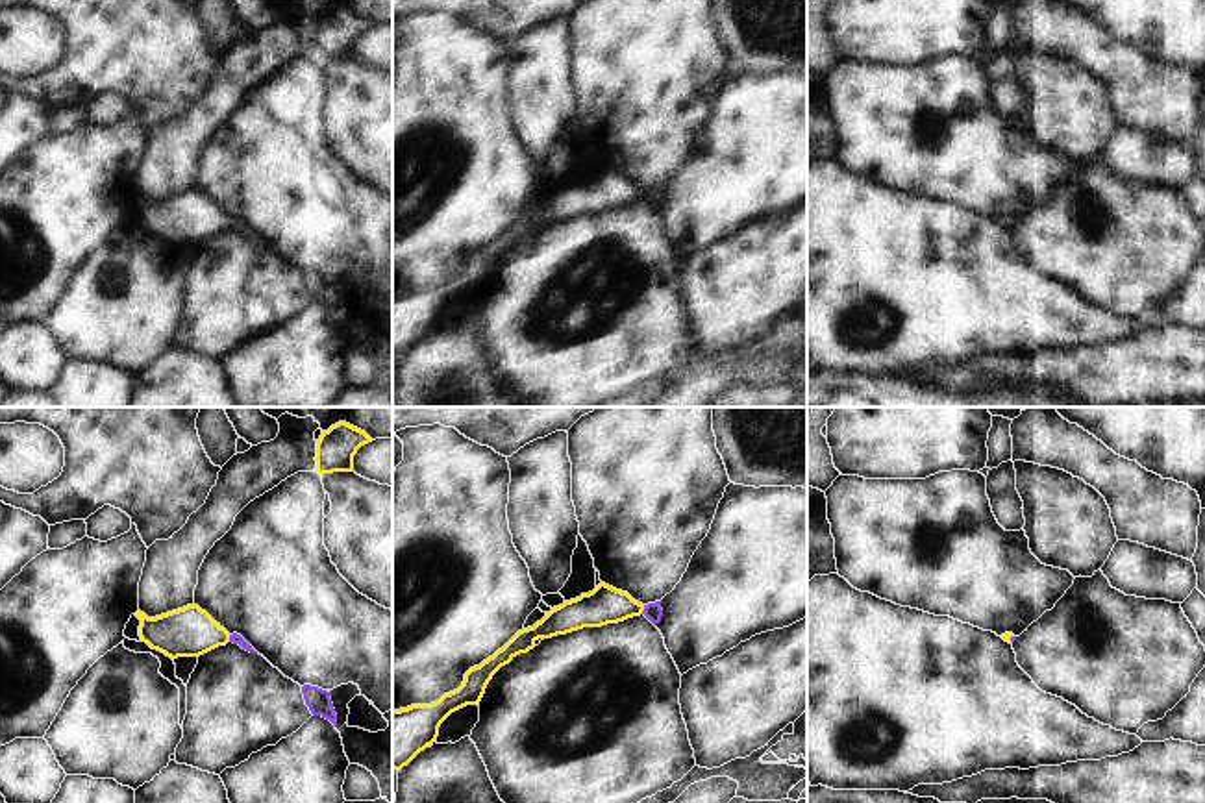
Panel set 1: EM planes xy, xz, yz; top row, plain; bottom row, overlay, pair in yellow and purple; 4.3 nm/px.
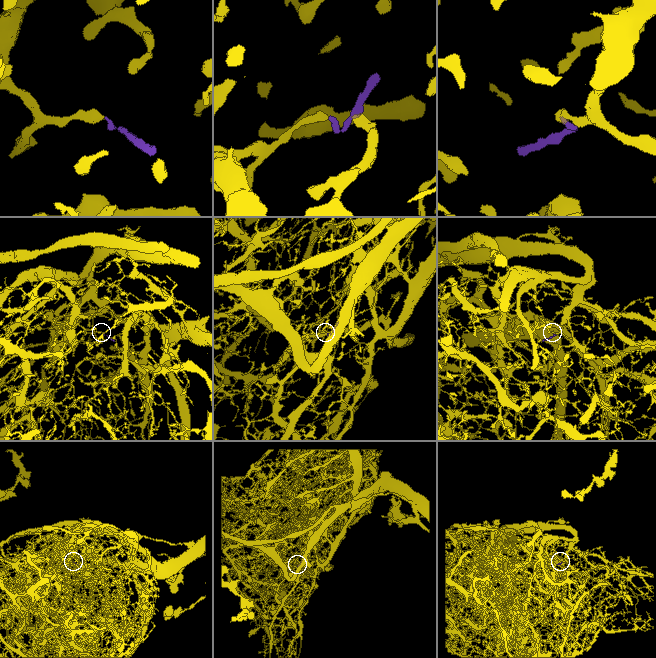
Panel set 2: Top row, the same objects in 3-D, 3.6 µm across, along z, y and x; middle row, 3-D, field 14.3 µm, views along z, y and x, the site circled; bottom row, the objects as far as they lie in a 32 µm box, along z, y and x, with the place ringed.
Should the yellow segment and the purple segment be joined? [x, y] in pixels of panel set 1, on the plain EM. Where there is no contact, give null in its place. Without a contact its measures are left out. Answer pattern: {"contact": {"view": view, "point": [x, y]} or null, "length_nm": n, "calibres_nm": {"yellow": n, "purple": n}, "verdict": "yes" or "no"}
{"contact": {"view": "xz", "point": [643, 195]}, "length_nm": 40, "calibres_nm": {"yellow": 160, "purple": 80}, "verdict": "yes"}

